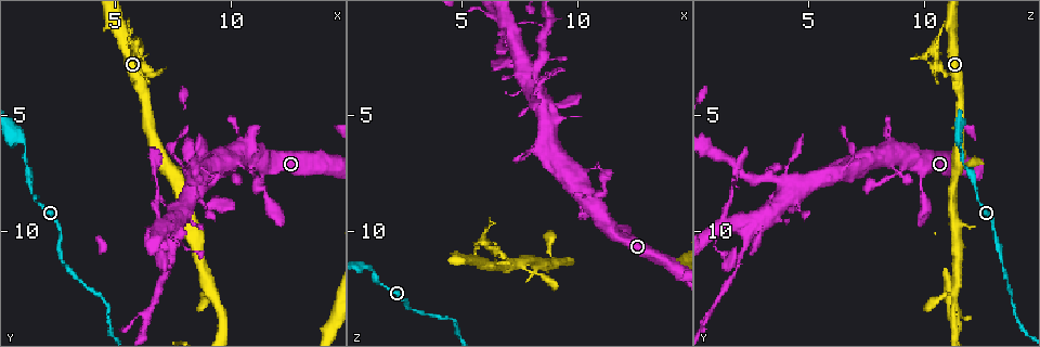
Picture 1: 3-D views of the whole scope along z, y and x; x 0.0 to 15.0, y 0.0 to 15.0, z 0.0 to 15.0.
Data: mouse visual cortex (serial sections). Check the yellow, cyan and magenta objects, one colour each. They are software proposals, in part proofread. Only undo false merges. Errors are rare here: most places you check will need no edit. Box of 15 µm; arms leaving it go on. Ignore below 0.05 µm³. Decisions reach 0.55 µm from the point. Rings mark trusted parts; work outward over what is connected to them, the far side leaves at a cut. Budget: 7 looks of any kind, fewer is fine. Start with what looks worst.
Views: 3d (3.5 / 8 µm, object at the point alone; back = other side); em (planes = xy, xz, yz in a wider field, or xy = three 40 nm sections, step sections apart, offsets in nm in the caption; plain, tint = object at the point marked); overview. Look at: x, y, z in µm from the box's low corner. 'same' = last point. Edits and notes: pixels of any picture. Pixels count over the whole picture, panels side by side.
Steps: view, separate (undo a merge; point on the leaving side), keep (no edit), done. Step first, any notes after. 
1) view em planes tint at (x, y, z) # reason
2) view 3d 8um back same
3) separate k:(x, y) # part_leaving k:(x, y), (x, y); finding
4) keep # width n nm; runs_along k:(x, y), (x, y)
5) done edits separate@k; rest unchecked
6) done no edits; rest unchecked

view 3d 3.5um at (6.7, 3.2, 11.3)

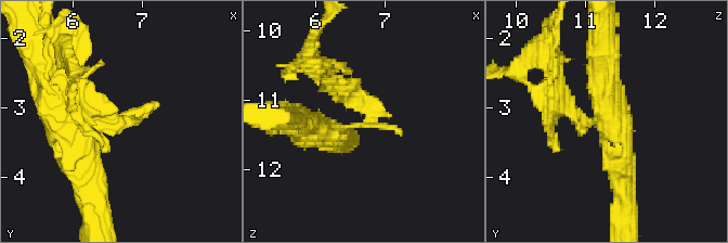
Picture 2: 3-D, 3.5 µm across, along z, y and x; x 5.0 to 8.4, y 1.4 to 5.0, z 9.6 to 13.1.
view em planes tint at (6.75, 3.20, 11.30)

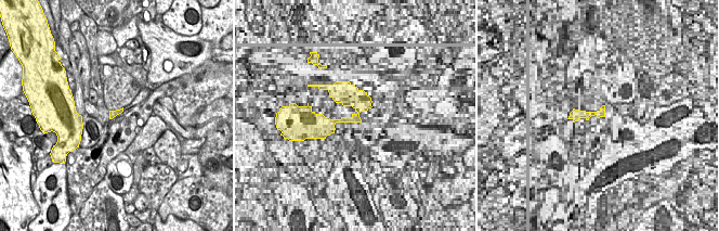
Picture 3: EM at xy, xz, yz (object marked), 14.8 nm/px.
keep # width 100 nm; runs_along 2:(307, 127), (366, 122), (366, 102), (323, 77); continuous, no second cell

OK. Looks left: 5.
view 3d 3.5um at (8.3, 8.0, 4.0) # abrupt turn

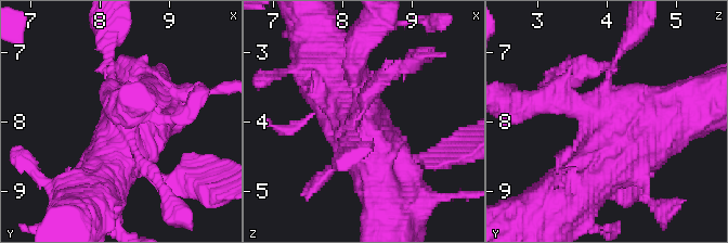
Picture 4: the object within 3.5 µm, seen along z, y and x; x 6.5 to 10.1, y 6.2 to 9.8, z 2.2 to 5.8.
view em xy step 2 tint at (8.30, 8.05, 4.05)

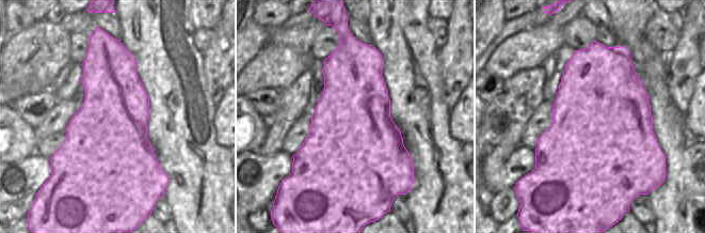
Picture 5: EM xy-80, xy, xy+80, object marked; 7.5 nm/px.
keep # width 700 nm; runs_along 4:(683, 114), (610, 154), (577, 187); one cell here

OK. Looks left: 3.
view 3d 3.5um at (7.5, 10.2, 2.3) # abrupt turn

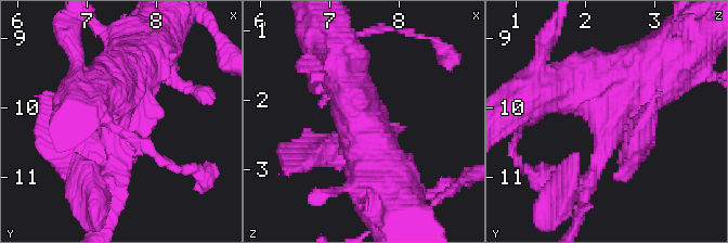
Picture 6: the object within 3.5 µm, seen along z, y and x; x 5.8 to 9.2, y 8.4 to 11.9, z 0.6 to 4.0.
view em xy step 2 tint at (7.45, 10.15, 2.35) # need the tissue

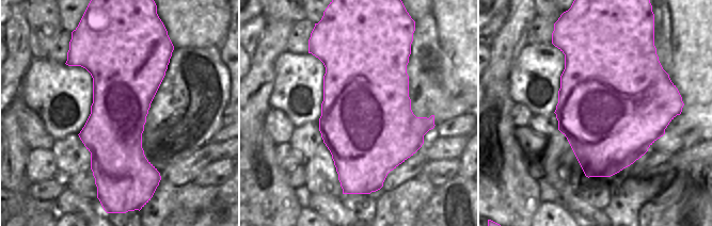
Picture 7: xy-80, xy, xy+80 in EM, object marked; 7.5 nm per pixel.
keep # width 700 nm; runs_along 6:(378, 188), (358, 104), (341, 74); one cell here

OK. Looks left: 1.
done no edits; rest unchecked

